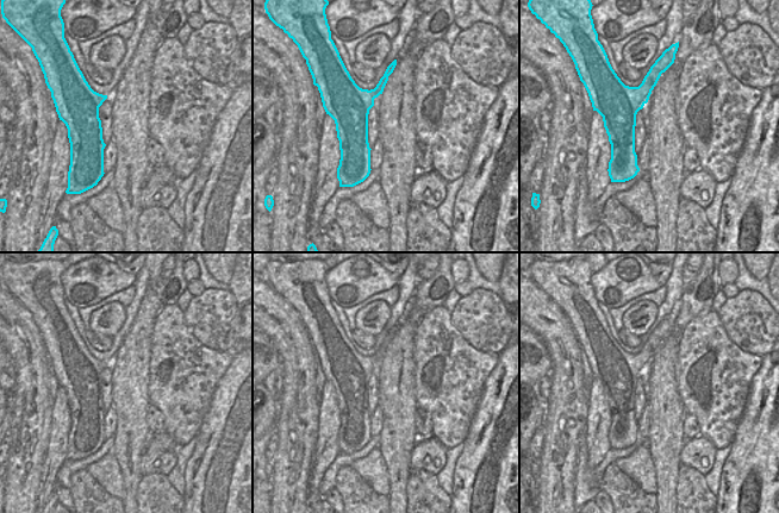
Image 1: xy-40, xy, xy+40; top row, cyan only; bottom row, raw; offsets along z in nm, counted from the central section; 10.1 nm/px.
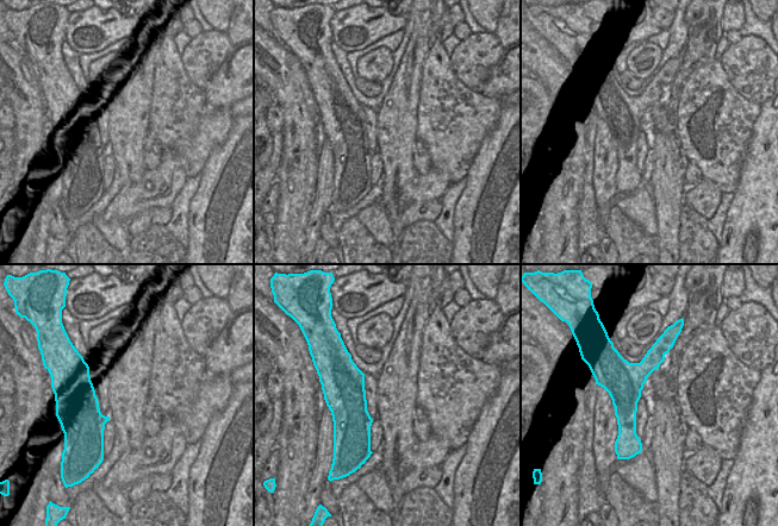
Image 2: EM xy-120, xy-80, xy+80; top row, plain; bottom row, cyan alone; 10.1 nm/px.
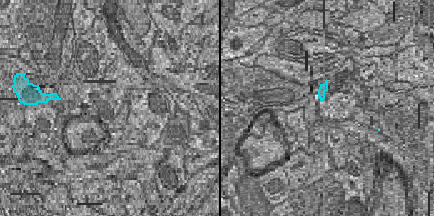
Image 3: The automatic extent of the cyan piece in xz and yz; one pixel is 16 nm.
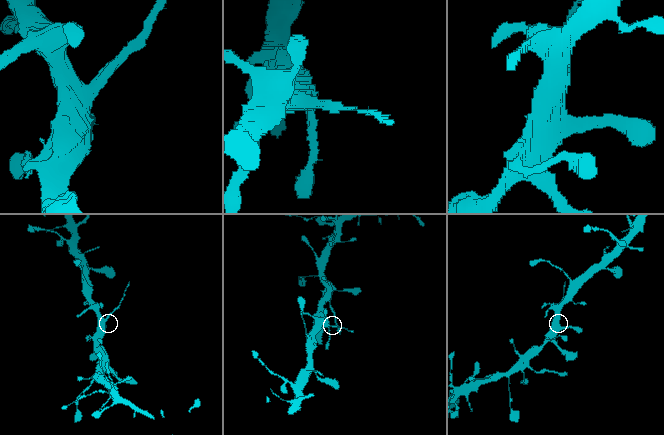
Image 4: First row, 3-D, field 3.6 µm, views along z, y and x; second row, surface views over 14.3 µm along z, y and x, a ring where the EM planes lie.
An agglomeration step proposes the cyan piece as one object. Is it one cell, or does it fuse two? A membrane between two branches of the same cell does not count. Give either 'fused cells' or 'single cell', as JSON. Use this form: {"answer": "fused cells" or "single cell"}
{"answer": "fused cells"}

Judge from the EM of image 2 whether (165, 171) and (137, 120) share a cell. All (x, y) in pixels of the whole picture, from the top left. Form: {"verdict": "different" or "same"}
{"verdict": "different"}

